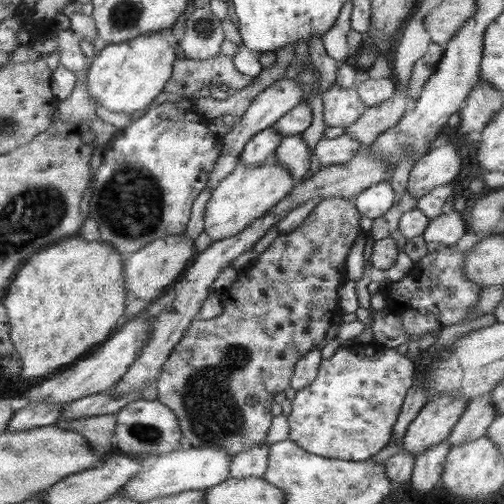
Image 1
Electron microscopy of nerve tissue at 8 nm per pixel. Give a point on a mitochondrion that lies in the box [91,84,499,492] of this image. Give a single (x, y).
(212, 413)

